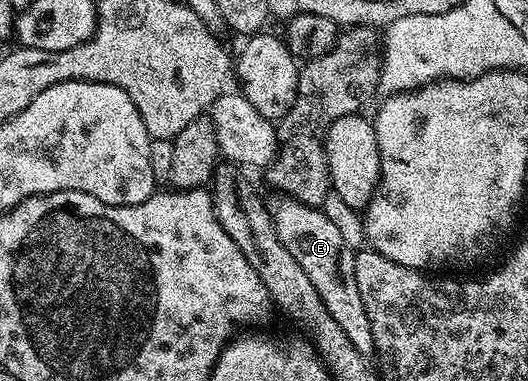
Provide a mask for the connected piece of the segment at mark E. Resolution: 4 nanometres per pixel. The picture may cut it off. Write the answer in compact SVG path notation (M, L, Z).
M281 197L278 200L278 203L271 207L271 216L275 233L279 235L279 241L283 241L283 249L287 249L287 253L291 253L291 257L295 257L295 261L299 261L299 265L303 269L303 273L307 273L311 285L315 285L315 293L319 293L323 305L327 305L327 313L331 313L331 317L335 317L335 321L342 327L343 333L347 333L351 345L355 345L355 349L366 357L372 356L374 350L371 321L367 317L367 309L364 307L363 297L359 293L359 281L355 281L354 248L349 248L349 243L345 240L340 225L331 216L324 215L321 207L309 207L297 199L288 197Z

